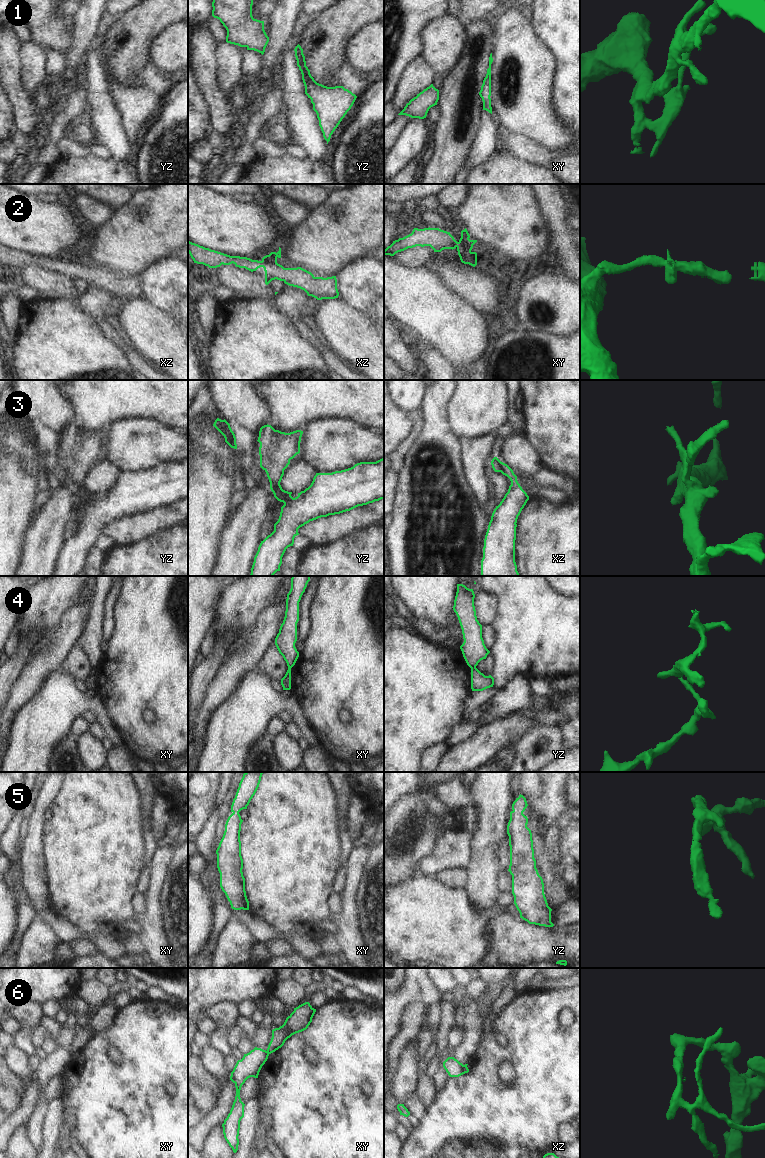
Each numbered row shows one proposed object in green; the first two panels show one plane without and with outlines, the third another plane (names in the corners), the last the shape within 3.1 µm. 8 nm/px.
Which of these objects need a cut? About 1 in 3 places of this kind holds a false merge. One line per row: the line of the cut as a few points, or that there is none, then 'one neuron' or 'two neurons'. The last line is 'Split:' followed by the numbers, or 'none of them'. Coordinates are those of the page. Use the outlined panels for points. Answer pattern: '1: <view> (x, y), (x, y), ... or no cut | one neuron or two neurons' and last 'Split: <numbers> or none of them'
1: no cut | one neuron
2: no cut | one neuron
3: yz (279, 483), (270, 487) | two neurons
4: yz (475, 666), (471, 668) | two neurons
5: no cut | one neuron
6: xy (266, 1051), (268, 1054) | two neurons
Split: 3, 4, 6

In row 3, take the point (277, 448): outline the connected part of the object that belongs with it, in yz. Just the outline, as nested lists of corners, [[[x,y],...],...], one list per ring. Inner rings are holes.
[[[268,424],[260,428],[260,467],[266,472],[270,487],[280,484],[290,460],[300,453],[302,434],[301,430],[281,432]]]

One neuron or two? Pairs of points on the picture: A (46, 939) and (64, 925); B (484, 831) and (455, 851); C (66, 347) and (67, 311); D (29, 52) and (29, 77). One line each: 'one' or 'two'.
A: two
B: two
C: one
D: one

